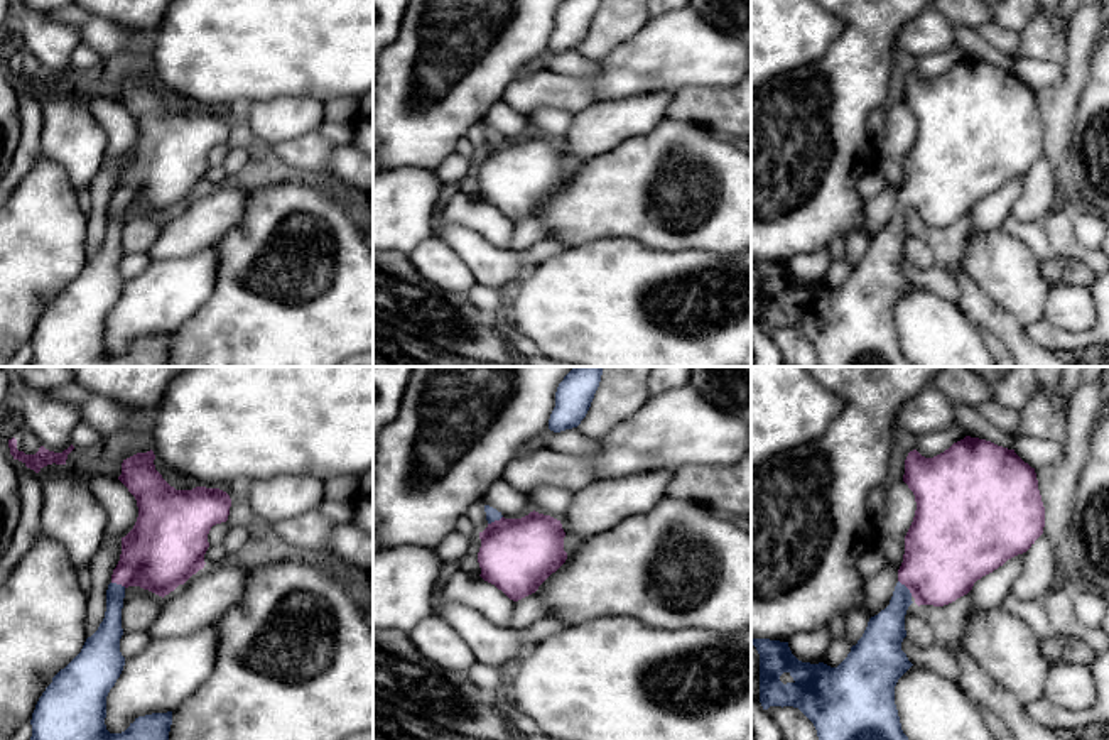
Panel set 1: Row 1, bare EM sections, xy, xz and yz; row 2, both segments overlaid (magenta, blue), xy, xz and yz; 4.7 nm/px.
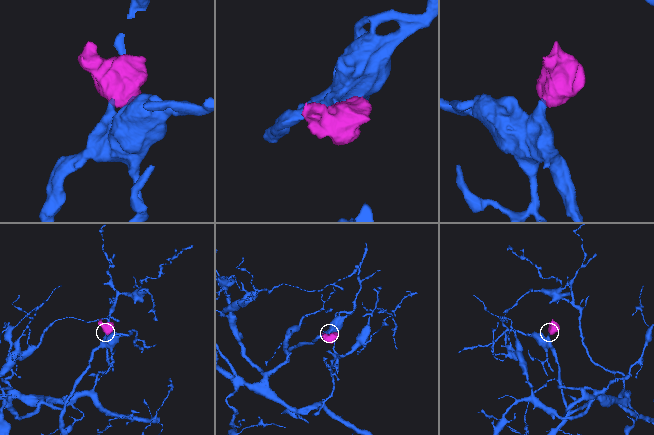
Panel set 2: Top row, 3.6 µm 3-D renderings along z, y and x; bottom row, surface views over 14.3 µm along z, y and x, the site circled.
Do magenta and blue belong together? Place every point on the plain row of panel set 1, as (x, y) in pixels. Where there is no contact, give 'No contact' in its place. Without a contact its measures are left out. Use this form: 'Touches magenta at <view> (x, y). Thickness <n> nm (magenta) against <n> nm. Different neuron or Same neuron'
Touches magenta at yz (907, 208). Thickness 400 nm (magenta) against 190 nm. Same neuron

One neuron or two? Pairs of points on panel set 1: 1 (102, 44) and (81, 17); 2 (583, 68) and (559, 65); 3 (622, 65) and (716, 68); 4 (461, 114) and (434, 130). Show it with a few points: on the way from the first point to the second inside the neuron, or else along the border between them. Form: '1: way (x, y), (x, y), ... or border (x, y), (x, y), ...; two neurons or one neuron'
1: way (102, 38), (88, 24); one neuron
2: way (578, 65), (564, 65); one neuron
3: way (645, 65), (692, 65); one neuron
4: way (454, 114), (441, 124); one neuron

